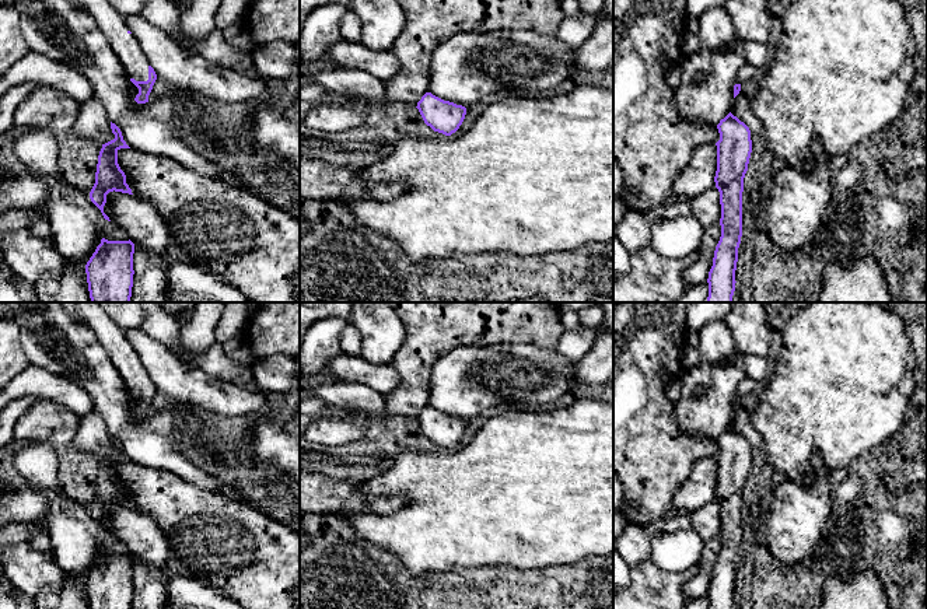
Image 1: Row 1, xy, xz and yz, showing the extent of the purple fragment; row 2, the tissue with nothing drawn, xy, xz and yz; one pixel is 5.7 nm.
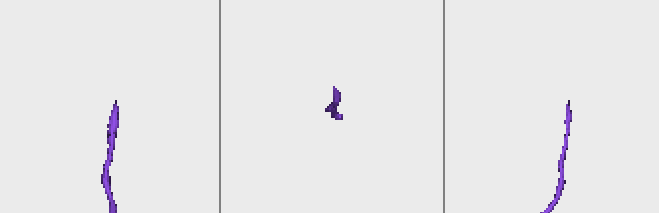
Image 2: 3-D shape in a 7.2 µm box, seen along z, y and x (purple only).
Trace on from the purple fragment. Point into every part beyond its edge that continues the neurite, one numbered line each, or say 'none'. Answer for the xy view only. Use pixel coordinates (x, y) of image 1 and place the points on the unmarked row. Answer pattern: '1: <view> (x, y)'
1: xy (112, 338)

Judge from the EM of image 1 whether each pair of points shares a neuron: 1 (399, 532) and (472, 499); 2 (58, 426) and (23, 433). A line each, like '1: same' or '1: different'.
1: same
2: same

